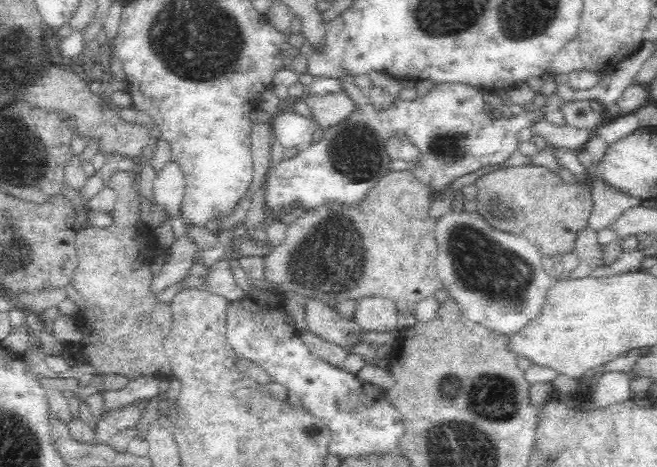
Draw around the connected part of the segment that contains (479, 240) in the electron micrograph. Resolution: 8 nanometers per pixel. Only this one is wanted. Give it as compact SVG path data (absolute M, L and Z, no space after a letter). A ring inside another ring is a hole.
M450 212L438 220L438 278L471 322L484 324L494 333L517 336L541 314L554 278L547 274L537 248L524 237L494 230L480 216L476 228L460 225L460 216L468 214Z

